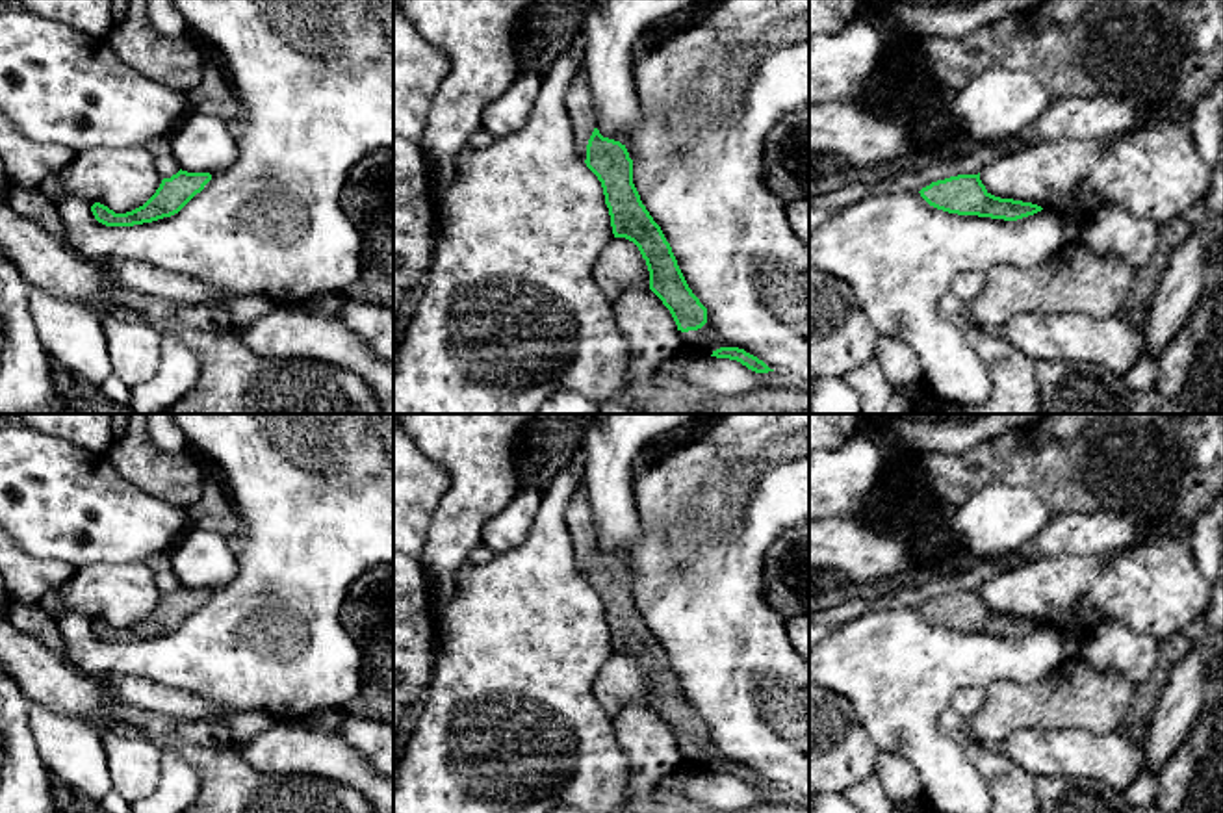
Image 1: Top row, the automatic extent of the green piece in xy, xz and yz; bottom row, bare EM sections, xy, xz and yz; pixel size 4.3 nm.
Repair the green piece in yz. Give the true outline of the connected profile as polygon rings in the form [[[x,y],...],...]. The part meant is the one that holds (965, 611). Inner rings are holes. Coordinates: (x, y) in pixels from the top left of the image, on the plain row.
[[[980,588],[937,596],[922,603],[919,609],[930,622],[958,631],[1017,637],[1043,626],[1032,618],[991,611],[982,600]]]

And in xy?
[[[180,585],[171,594],[163,594],[156,609],[143,622],[132,627],[115,629],[100,618],[95,618],[91,627],[95,635],[106,642],[152,639],[178,629],[210,596],[210,588],[187,588]]]

